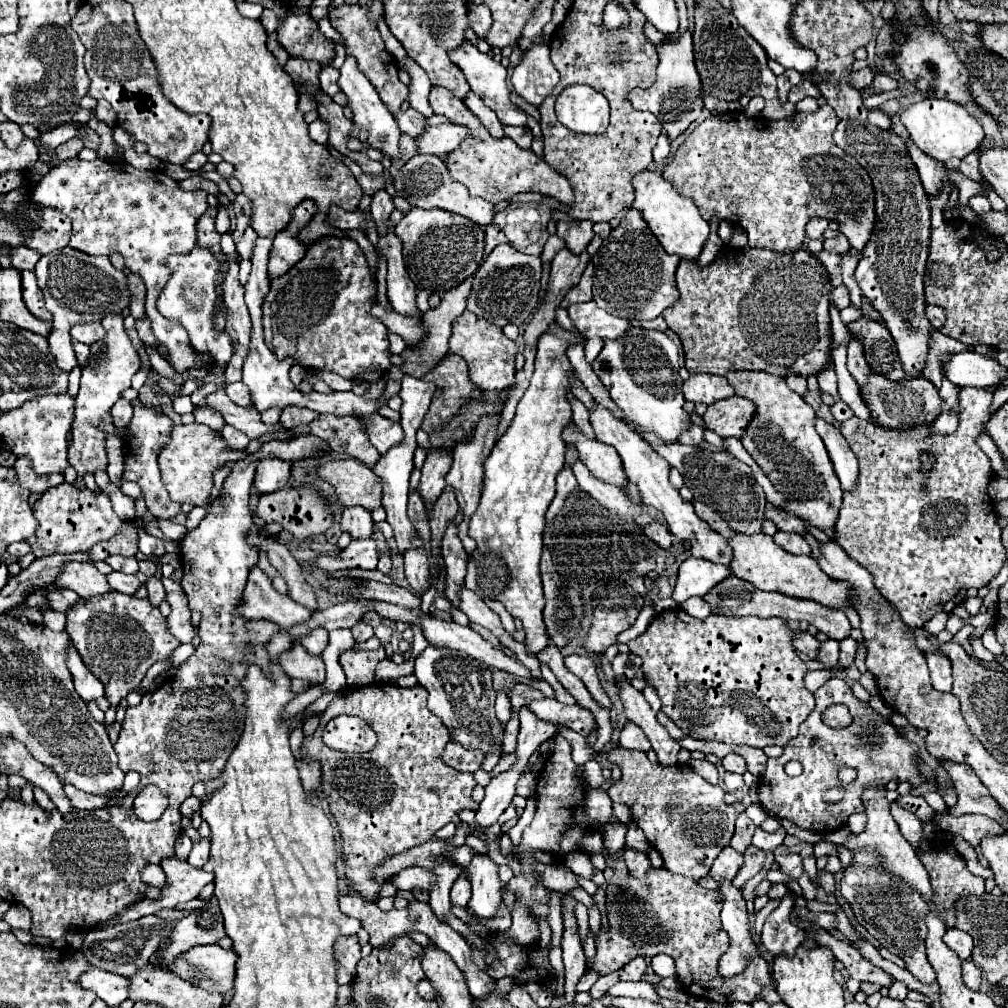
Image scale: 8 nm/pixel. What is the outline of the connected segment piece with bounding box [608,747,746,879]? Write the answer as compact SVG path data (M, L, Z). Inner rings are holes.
M622 747L611 750L608 760L618 765L622 773L620 783L614 783L608 789L610 799L613 803L630 807L632 821L644 831L648 843L662 853L664 867L690 879L706 877L718 857L718 851L730 845L734 821L742 811L746 811L744 803L726 805L724 789L704 781L690 765L662 767L660 763L650 762L645 752ZM674 795L678 795L678 807L674 807L674 815L670 815L666 807L670 807L670 799L674 799Z

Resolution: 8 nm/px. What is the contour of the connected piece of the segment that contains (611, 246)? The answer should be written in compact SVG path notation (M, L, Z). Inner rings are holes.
M630 208L622 217L620 225L612 231L612 237L608 237L598 253L592 257L594 301L610 315L630 321L656 319L680 297L674 281L680 259L668 255L647 227L642 214ZM648 237L652 237L652 241Z

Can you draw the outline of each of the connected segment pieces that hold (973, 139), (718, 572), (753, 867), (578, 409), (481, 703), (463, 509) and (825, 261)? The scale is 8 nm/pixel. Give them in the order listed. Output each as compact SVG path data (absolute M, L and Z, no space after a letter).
M924 99L920 103L910 105L900 113L900 123L910 133L914 145L924 151L928 157L948 163L952 159L964 159L968 153L978 149L978 143L984 137L984 129L964 107L946 99Z
M688 557L678 571L678 581L672 593L672 599L682 605L688 597L702 597L706 595L714 585L724 581L730 575L728 567L706 561L706 559L696 559Z
M750 845L746 849L746 853L744 853L744 865L740 867L736 879L732 881L734 887L740 889L748 879L752 879L762 869L762 865L764 865L764 851L758 849L758 847L754 847L754 845Z
M570 395L570 405L572 405L572 413L574 413L574 417L572 417L572 421L580 427L580 431L584 433L584 435L590 435L590 439L596 439L596 435L594 435L594 429L590 427L590 419L588 419L588 409L574 397L574 395Z
M428 645L414 661L418 683L428 689L428 709L442 719L448 727L452 741L462 743L470 749L478 749L484 755L494 753L494 745L502 743L504 725L498 721L494 711L496 691L492 687L490 671L492 667L486 663L478 663L462 651L450 651L442 647Z
M484 417L476 429L474 429L474 435L470 441L464 441L460 443L456 449L454 449L454 461L452 461L452 467L446 475L446 483L448 487L454 487L454 493L456 493L456 501L460 505L460 513L464 515L462 523L458 525L458 537L464 545L464 551L468 553L468 557L474 555L474 539L468 537L468 519L470 515L476 511L478 507L478 499L480 499L480 487L482 487L482 459L488 455L488 451L494 447L494 437L496 437L496 427L498 427L498 419L496 417Z
M820 251L818 253L818 259L822 261L822 265L826 267L828 275L830 275L830 283L832 287L838 287L842 285L842 269L840 269L840 259L842 255L840 253L830 253L830 251Z

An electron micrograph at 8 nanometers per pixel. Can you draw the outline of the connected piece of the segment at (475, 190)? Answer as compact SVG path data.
M432 87L428 103L434 113L442 113L448 117L450 123L462 125L470 131L470 135L446 155L446 167L450 171L450 177L458 183L464 183L464 187L470 191L472 197L482 197L488 203L496 205L500 201L508 201L510 197L524 193L524 191L534 191L546 197L554 197L566 205L574 201L572 187L564 175L554 171L542 157L538 157L532 149L520 149L510 137L494 139L490 133L484 129L484 125L478 121L478 117L458 99L454 97L448 89L442 87Z

